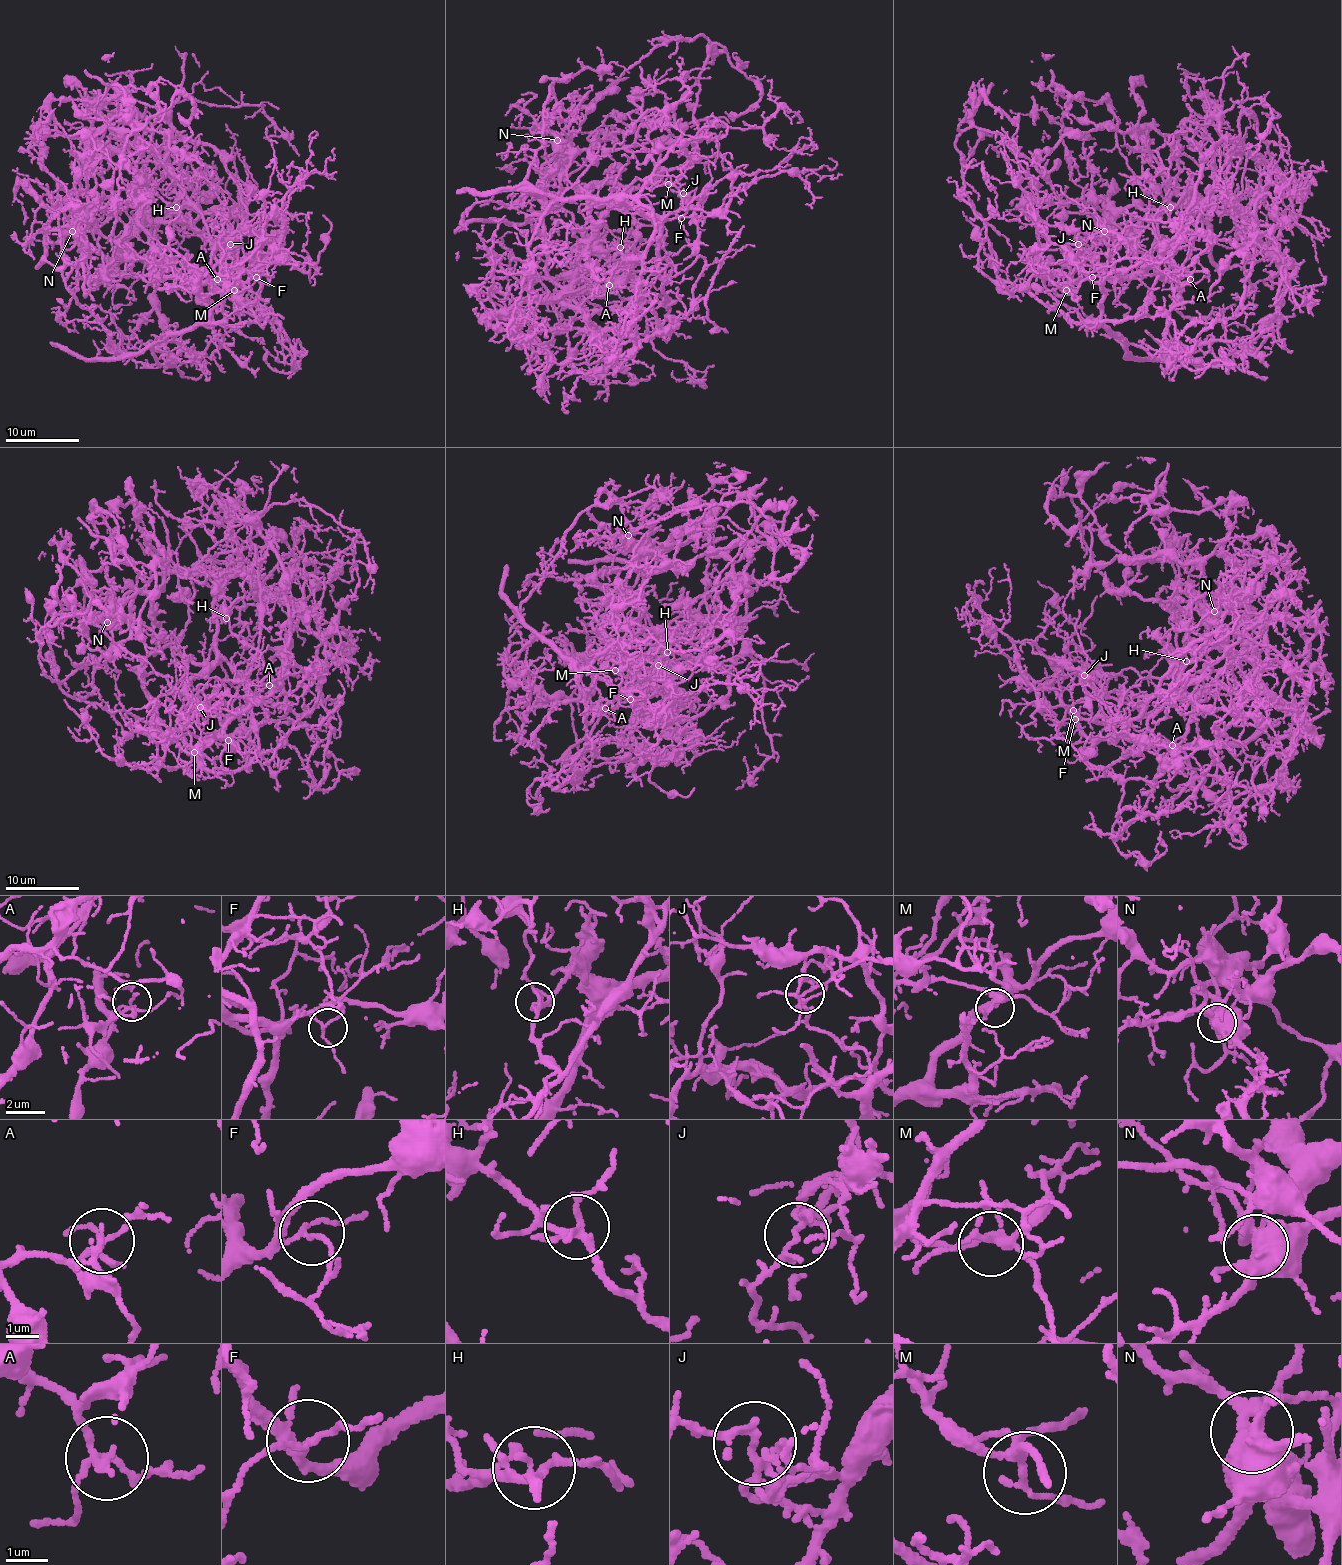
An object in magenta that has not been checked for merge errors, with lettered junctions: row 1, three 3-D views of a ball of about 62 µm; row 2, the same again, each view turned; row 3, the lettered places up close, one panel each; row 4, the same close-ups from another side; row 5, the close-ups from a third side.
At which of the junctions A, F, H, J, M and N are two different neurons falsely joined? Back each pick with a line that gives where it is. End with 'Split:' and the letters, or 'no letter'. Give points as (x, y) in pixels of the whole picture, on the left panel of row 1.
J: place (230, 244)
Split: J

